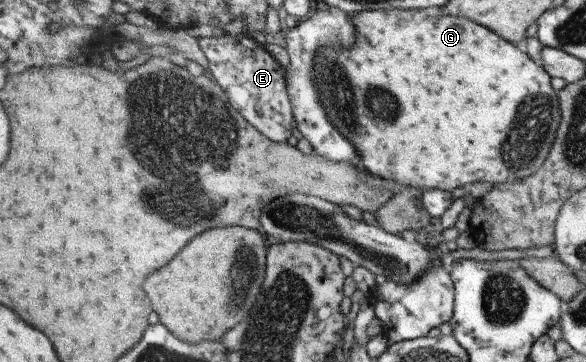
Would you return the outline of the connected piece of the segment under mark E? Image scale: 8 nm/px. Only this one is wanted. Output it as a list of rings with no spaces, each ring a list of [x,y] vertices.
[[[226,34],[224,37],[199,38],[199,45],[202,52],[208,59],[208,67],[214,79],[224,88],[230,96],[231,104],[238,109],[240,113],[255,128],[258,128],[267,138],[274,141],[287,142],[293,135],[294,108],[290,99],[290,90],[287,80],[285,80],[285,68],[265,50],[264,45],[247,35]]]

